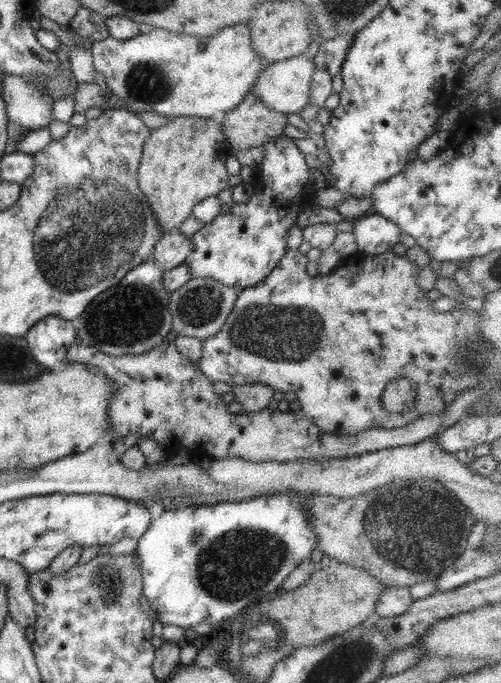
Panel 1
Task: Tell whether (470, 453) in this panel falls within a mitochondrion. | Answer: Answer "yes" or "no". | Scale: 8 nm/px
no

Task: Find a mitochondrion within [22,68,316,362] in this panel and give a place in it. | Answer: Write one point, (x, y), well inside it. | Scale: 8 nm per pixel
(89, 230)

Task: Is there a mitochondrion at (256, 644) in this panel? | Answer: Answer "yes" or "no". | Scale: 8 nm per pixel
yes

